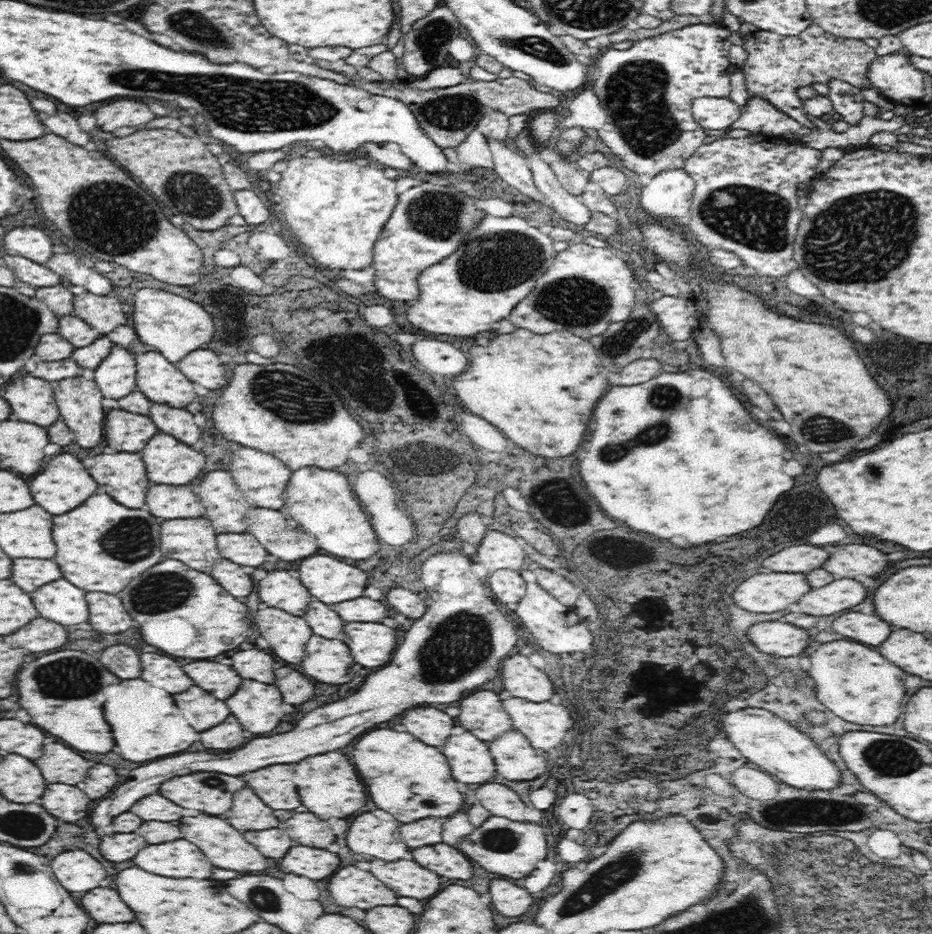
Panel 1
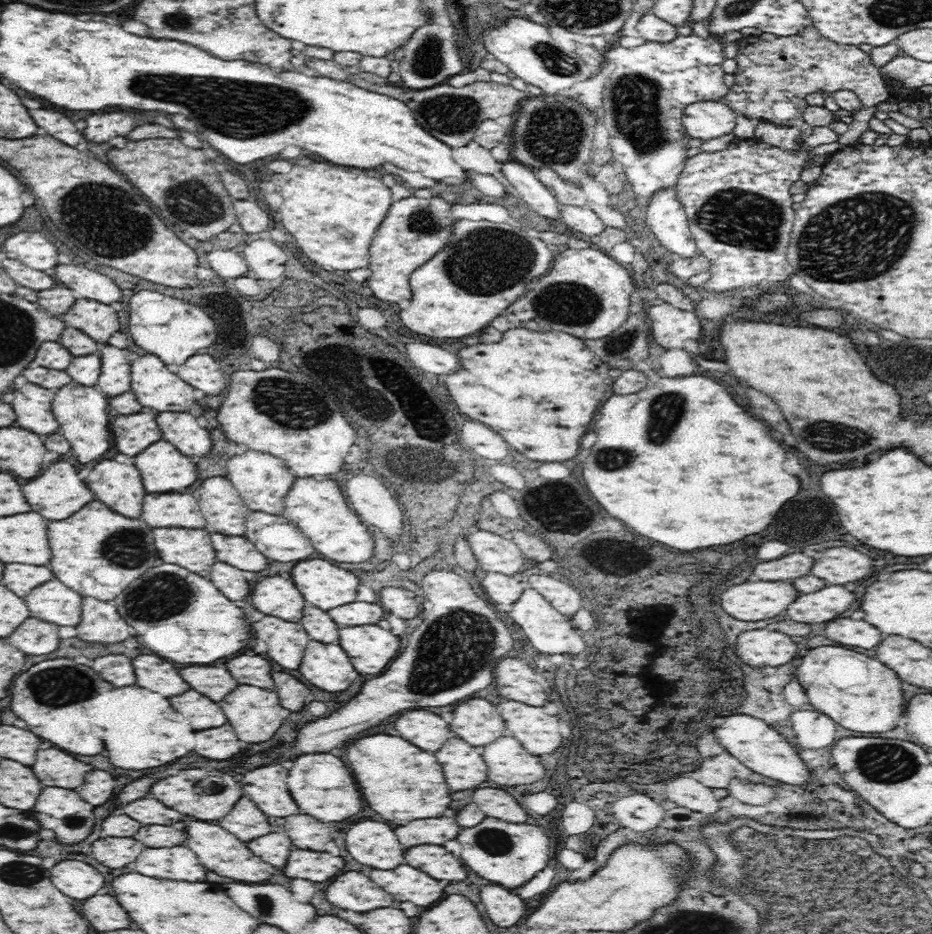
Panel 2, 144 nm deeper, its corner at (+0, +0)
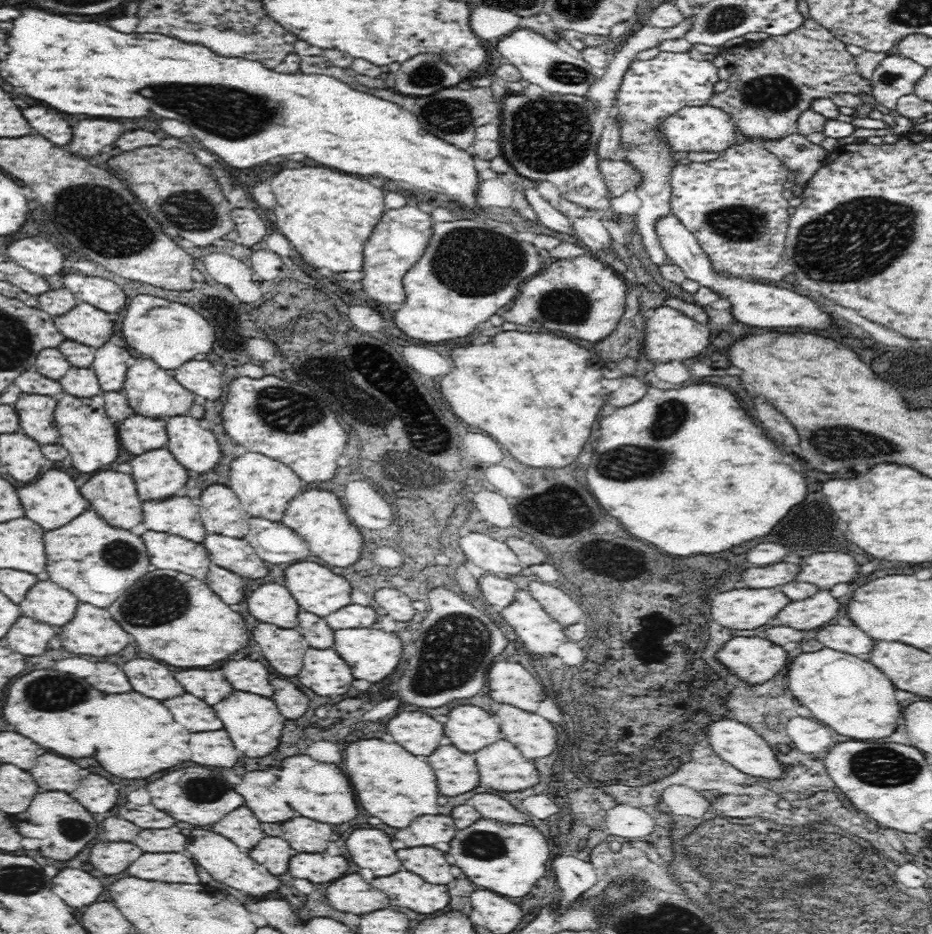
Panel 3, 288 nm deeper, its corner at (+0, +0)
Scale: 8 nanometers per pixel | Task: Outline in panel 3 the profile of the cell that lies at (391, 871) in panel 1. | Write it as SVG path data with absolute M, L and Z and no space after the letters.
M398 872L388 878L374 878L372 886L394 898L398 906L410 908L420 914L432 914L448 906L446 886L428 884L412 872Z

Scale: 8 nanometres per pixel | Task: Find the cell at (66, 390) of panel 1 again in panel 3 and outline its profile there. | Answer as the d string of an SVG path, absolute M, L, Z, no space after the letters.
M64 394L64 398L54 408L54 420L60 430L58 444L70 452L72 466L78 472L84 472L90 478L98 470L106 470L118 460L118 424L112 422L112 418L106 414L104 404L96 402L94 398L74 398L70 394Z

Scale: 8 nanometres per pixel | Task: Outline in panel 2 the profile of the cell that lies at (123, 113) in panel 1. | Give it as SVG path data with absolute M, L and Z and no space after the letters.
M108 112L108 114L94 114L86 118L84 138L90 142L108 142L116 136L126 136L132 128L134 112Z

